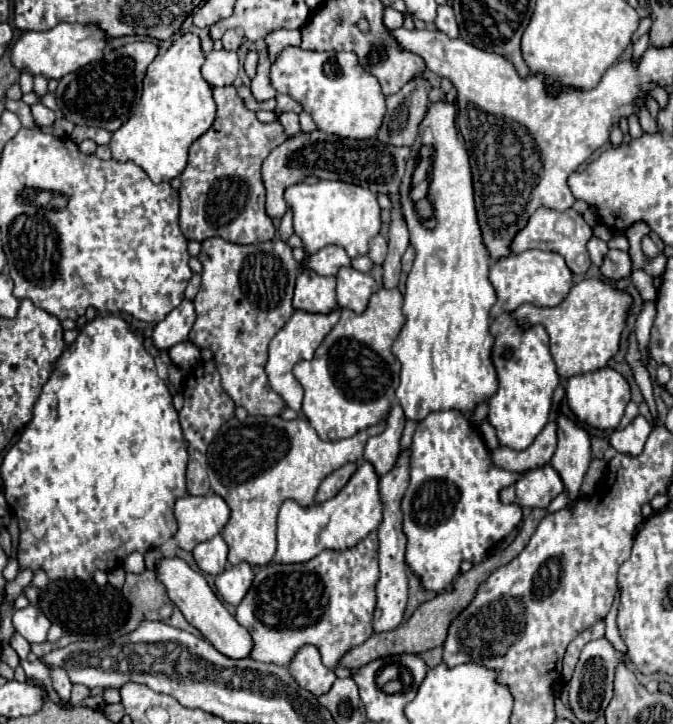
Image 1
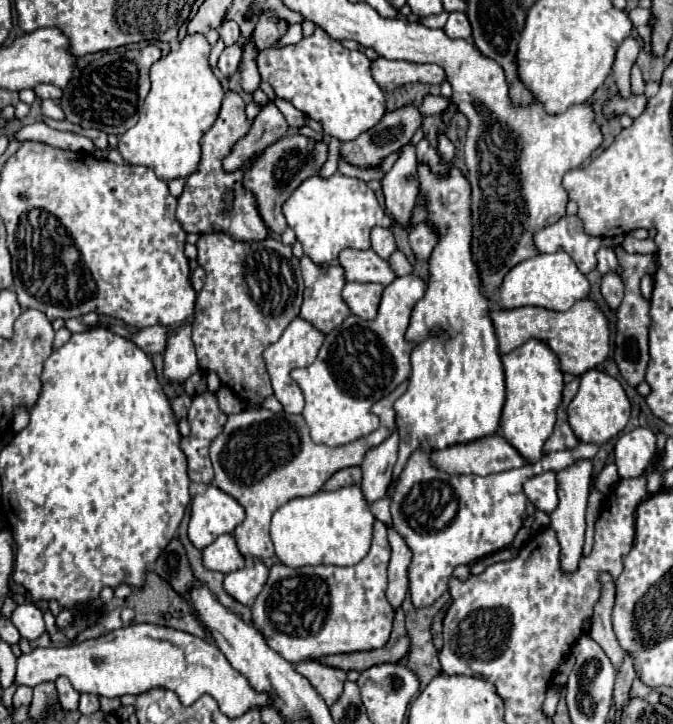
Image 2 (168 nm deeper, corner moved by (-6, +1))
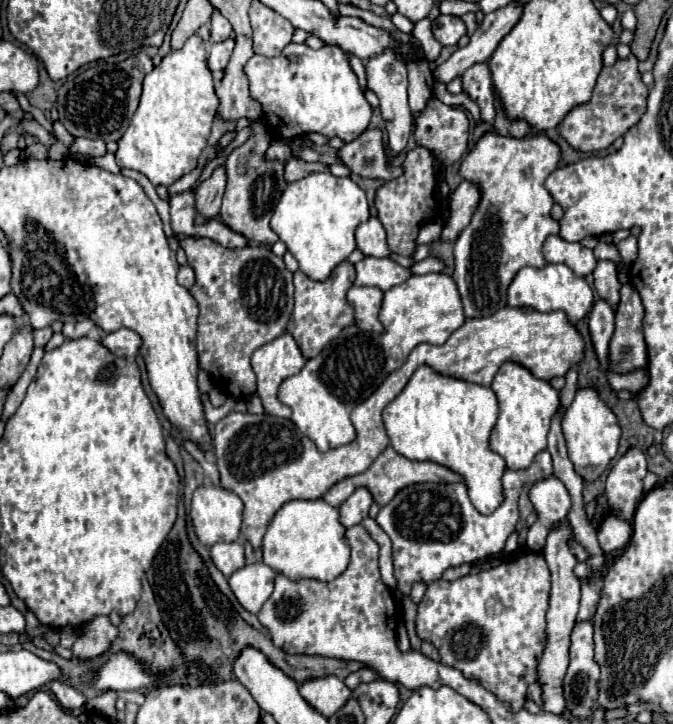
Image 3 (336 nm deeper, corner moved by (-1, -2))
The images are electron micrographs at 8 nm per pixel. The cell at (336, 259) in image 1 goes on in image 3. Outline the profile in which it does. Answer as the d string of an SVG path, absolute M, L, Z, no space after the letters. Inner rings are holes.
M364 258L356 264L356 280L354 286L376 286L380 290L390 290L392 286L402 284L412 276L408 268L392 262L390 258Z

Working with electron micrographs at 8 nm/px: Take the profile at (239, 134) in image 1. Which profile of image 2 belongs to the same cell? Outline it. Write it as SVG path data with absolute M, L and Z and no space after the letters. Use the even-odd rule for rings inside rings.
M227 89L225 91L225 99L219 111L217 121L213 123L213 127L203 135L201 139L201 163L199 169L187 177L185 189L179 197L179 205L177 205L177 221L181 223L181 227L187 233L215 233L215 231L227 231L231 225L231 219L239 213L243 215L245 223L255 231L255 239L263 241L267 237L267 227L259 215L257 209L257 199L255 193L249 191L243 183L243 175L247 173L247 169L251 169L251 165L255 163L253 155L251 159L247 159L243 163L243 167L239 167L237 171L225 171L223 169L223 159L231 153L233 145L243 139L249 129L253 125L253 119L249 119L245 115L245 101L241 99L241 95L237 91Z

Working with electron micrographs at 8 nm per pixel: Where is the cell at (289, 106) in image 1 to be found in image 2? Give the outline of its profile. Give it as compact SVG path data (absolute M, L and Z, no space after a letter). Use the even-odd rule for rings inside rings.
M269 101L263 107L263 111L255 117L251 131L241 141L237 141L233 151L223 159L223 169L225 171L239 169L253 153L273 145L275 141L285 137L287 131L289 131L289 125L283 113Z

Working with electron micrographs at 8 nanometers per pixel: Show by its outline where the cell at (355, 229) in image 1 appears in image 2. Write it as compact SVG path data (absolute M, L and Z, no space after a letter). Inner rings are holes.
M339 171L329 179L319 175L305 179L283 203L283 213L289 227L295 231L297 241L301 241L305 255L317 265L333 261L345 247L369 249L371 229L391 225L391 217L381 209L373 189L363 179L353 179Z

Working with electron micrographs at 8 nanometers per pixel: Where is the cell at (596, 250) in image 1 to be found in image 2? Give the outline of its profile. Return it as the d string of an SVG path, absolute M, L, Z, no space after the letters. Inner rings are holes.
M601 247L601 249L597 251L597 261L599 261L597 269L601 271L601 275L605 275L605 273L609 273L609 271L619 271L617 257L615 257L615 253L613 253L611 249L607 249L607 247Z

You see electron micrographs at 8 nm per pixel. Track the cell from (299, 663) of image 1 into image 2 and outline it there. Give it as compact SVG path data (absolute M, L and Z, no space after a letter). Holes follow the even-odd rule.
M301 661L295 665L295 669L315 687L315 691L323 697L327 705L333 705L333 701L337 701L337 697L341 695L347 677L345 671L323 665L319 661Z

